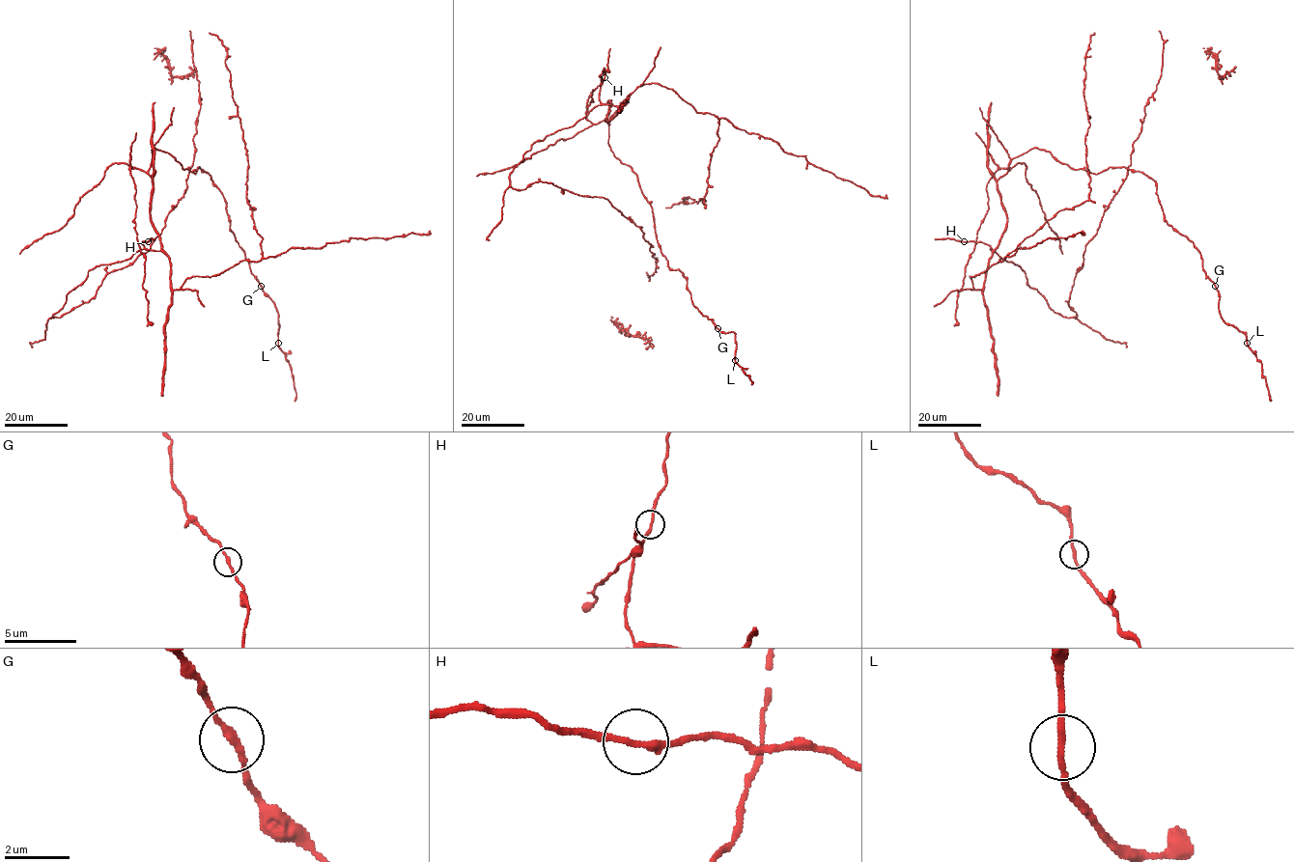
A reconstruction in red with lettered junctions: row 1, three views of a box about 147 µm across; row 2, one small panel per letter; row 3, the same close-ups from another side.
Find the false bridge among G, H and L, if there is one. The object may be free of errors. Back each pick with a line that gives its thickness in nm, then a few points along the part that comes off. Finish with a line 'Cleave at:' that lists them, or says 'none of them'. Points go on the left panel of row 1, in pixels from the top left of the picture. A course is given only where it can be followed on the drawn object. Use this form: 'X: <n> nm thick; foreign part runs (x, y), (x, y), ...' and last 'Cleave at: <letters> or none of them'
Cleave at: none of them

